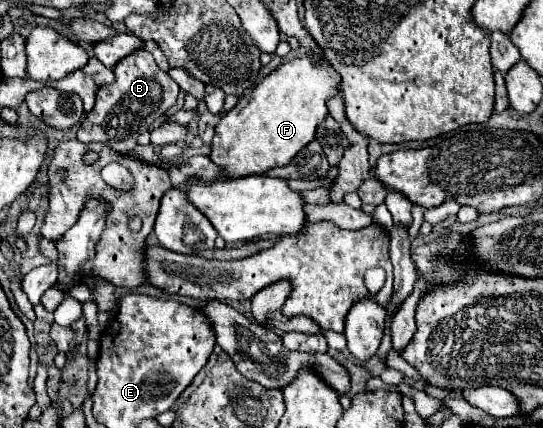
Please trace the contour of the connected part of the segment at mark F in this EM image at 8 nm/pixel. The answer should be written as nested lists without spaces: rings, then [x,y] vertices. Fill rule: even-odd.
[[[308,54],[280,64],[252,90],[250,98],[244,94],[240,102],[220,118],[210,150],[212,162],[224,166],[224,176],[228,178],[264,174],[268,168],[286,166],[296,152],[316,138],[316,128],[328,116],[328,98],[340,92],[340,74],[326,58]]]

